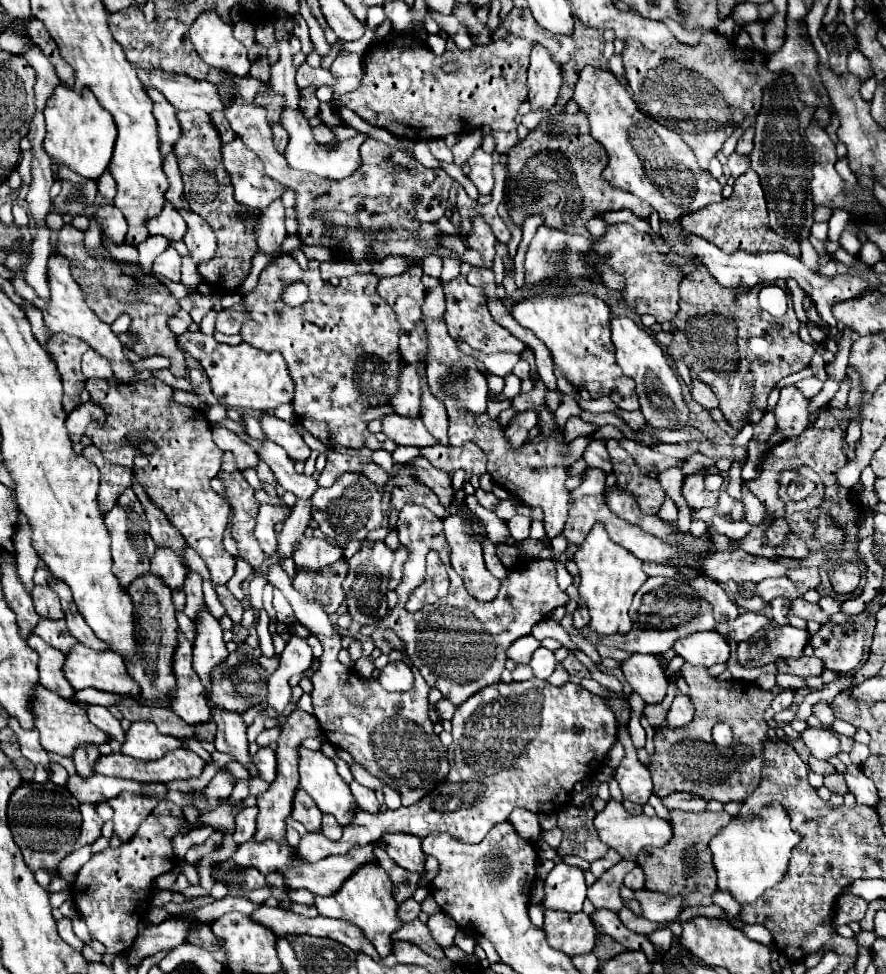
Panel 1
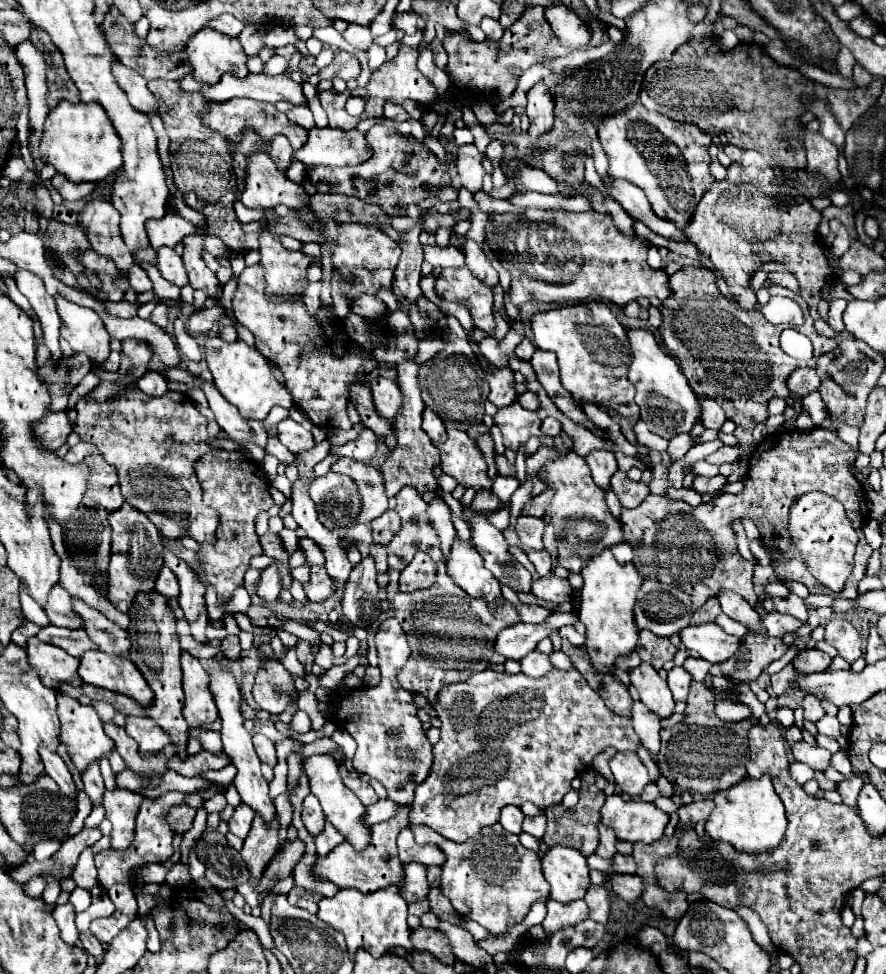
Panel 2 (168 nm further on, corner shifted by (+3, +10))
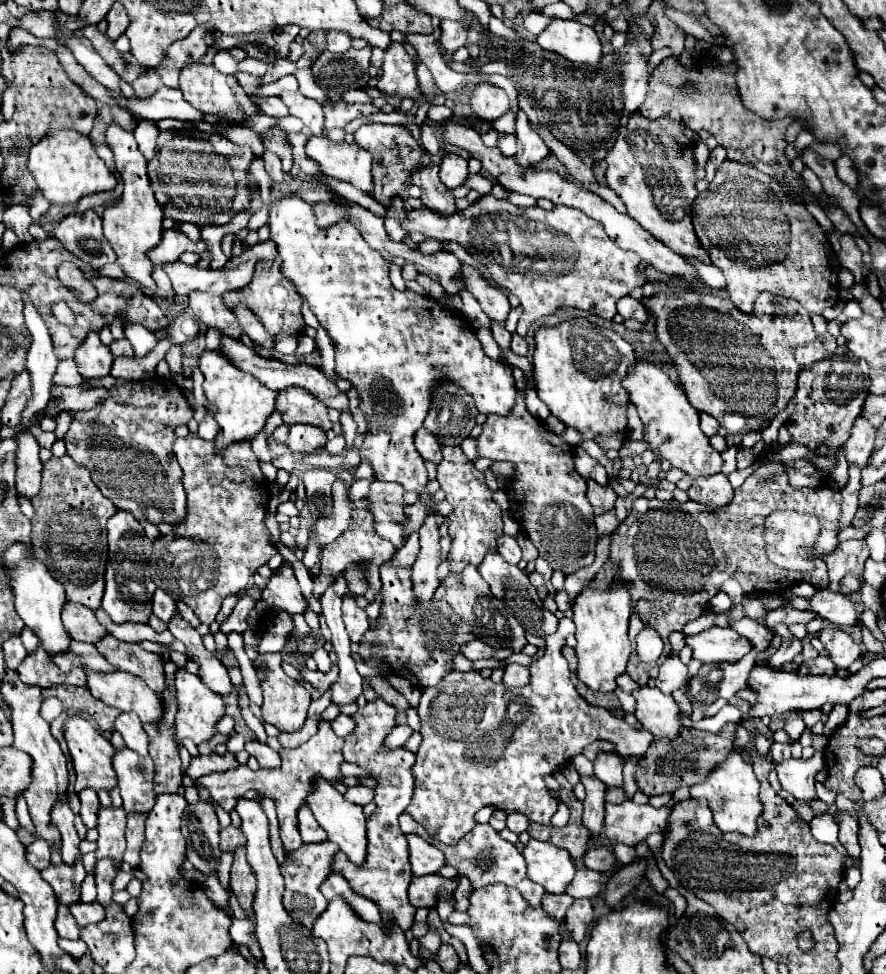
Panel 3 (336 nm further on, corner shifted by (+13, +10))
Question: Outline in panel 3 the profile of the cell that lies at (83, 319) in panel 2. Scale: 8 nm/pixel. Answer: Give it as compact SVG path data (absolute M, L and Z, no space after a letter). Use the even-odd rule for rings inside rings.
M91 331L85 343L75 351L75 363L83 377L105 377L111 371L113 355L107 345L99 341L99 335Z

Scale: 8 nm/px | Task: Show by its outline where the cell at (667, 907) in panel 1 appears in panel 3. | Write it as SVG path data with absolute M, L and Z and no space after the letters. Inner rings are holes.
M577 867L575 871L575 879L571 881L571 889L567 889L567 893L573 899L579 897L597 897L605 887L605 877L599 871L591 871L587 867Z

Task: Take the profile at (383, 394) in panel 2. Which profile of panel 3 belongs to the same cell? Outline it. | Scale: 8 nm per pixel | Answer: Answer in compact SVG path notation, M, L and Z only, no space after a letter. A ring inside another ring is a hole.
M349 389L347 397L349 397L349 411L351 411L351 415L353 415L355 423L357 423L357 433L365 433L367 431L367 421L363 417L361 409L359 409L359 395L357 395L357 391Z

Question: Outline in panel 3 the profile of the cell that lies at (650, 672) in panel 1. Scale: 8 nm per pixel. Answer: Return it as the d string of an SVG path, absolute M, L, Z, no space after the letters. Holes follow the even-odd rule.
M641 687L631 695L637 701L635 717L655 739L667 737L671 741L681 735L681 711L671 695L663 695L655 687Z

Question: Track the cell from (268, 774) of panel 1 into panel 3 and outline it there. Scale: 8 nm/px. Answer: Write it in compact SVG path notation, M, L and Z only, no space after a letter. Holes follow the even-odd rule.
M247 741L245 751L247 751L249 755L253 755L253 757L259 761L259 767L261 767L261 769L277 769L277 767L281 765L279 753L273 751L271 747L267 747L265 743L259 743L259 741Z

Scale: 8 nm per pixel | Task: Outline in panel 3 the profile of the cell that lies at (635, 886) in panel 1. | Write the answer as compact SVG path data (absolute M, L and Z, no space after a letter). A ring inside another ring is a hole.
M589 847L583 857L583 863L585 867L601 871L601 873L611 873L615 869L615 857L605 847Z

